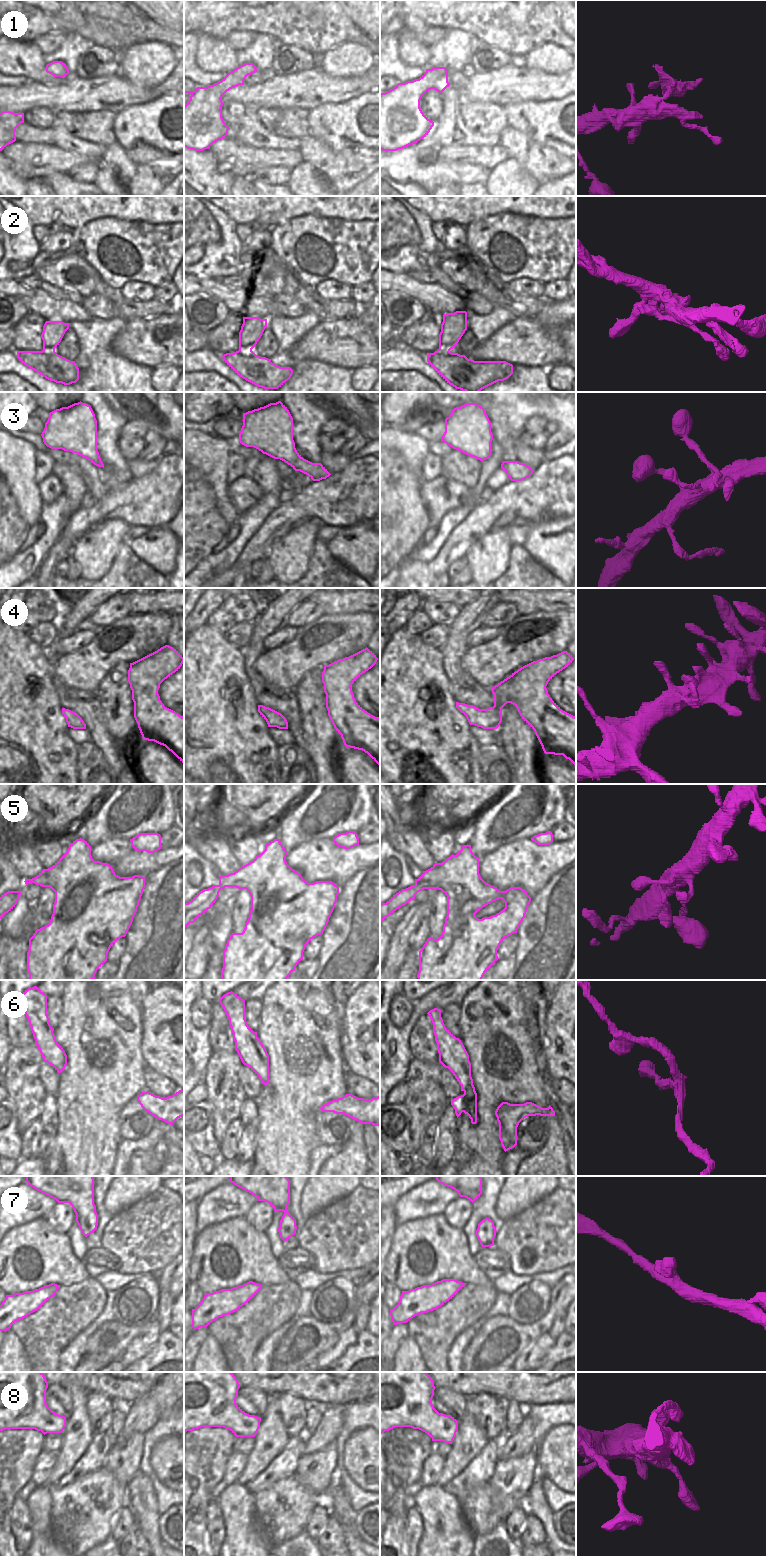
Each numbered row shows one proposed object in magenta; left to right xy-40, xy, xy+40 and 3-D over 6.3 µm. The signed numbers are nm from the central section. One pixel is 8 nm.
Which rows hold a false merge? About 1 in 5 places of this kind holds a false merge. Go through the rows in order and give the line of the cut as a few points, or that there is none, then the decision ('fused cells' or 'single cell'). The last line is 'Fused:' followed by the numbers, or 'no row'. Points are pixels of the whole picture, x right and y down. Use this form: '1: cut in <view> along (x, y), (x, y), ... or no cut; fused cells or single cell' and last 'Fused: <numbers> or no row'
1: cut in xy+40 along (432, 68), (435, 72), (447, 75); fused cells
2: no cut; single cell
3: no cut; single cell
4: no cut; single cell
5: cut in xy+40 along (415, 882), (425, 888); fused cells
6: no cut; single cell
7: no cut; single cell
8: no cut; single cell
Fused: 1, 5

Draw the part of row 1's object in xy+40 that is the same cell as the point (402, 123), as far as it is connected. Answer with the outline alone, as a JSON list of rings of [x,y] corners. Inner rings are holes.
[[[426,69],[419,79],[380,93],[380,149],[397,151],[426,137],[434,122],[422,112],[420,100],[431,89],[442,94],[449,86],[448,75]]]

